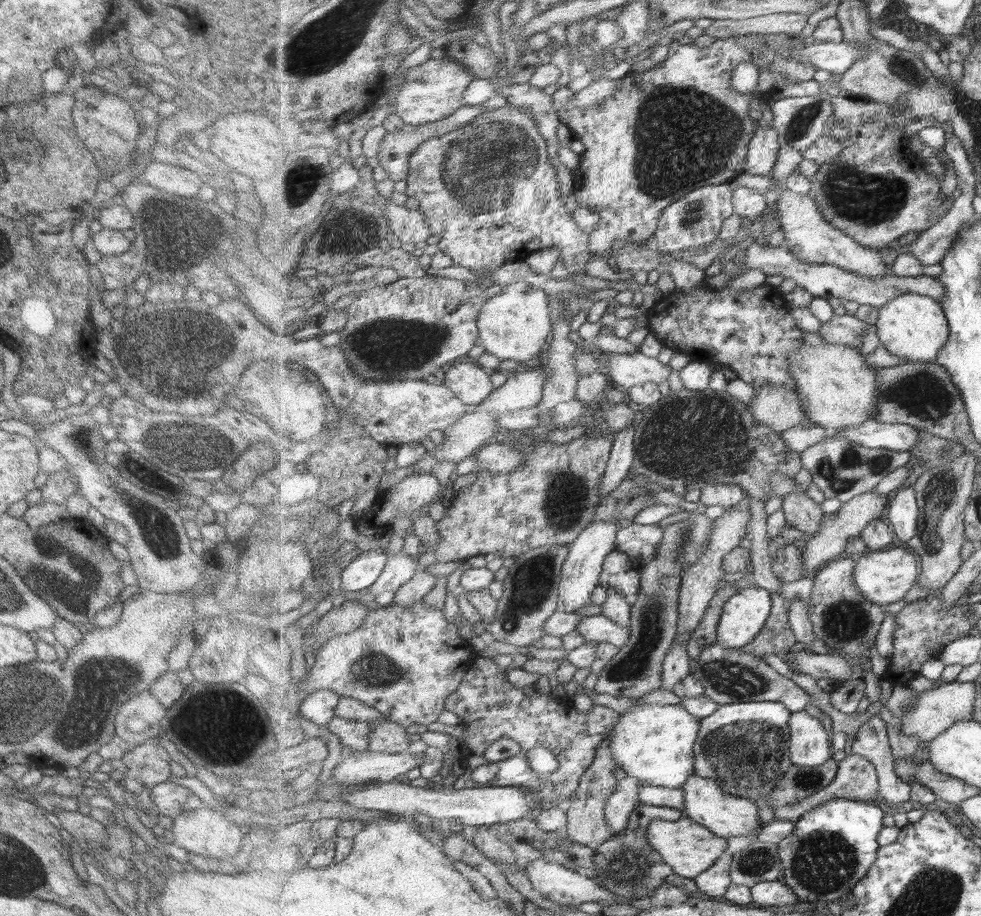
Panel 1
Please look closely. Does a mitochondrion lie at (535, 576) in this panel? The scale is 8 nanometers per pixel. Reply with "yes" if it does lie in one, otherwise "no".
yes

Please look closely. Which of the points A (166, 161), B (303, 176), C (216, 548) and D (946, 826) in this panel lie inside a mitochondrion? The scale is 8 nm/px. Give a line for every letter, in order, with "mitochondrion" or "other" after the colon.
A: other
B: mitochondrion
C: other
D: other

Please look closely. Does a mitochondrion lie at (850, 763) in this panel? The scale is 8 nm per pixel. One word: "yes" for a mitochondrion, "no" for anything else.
no

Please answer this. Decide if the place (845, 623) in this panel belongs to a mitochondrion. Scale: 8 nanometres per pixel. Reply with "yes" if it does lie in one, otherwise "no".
yes

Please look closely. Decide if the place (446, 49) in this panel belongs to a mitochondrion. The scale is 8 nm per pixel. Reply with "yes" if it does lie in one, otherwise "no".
no

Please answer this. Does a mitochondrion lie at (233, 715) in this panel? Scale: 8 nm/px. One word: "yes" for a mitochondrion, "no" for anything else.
yes

